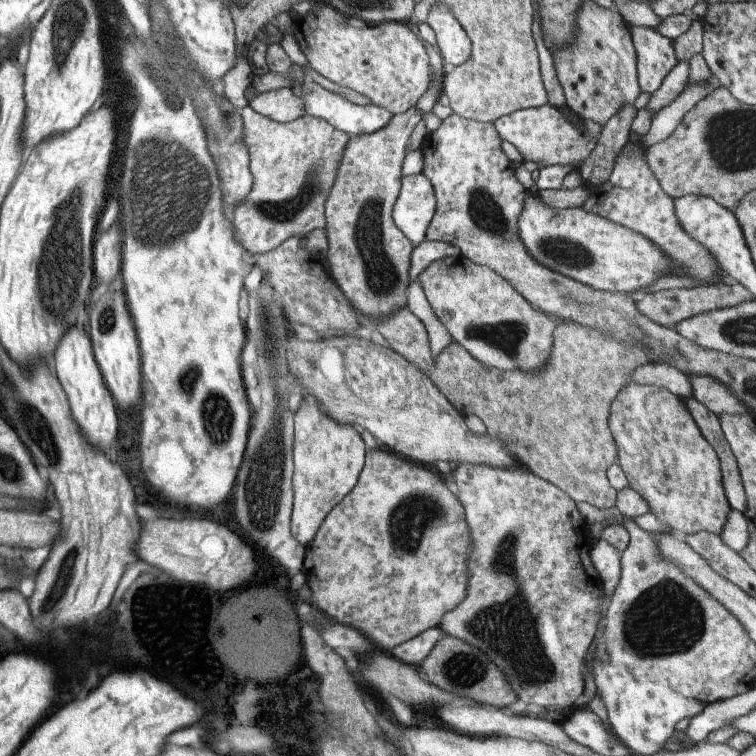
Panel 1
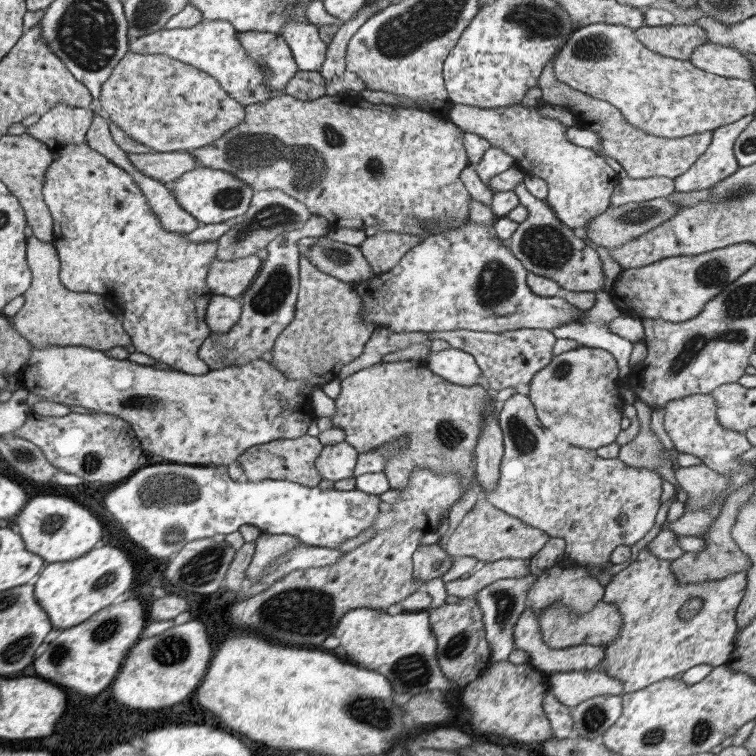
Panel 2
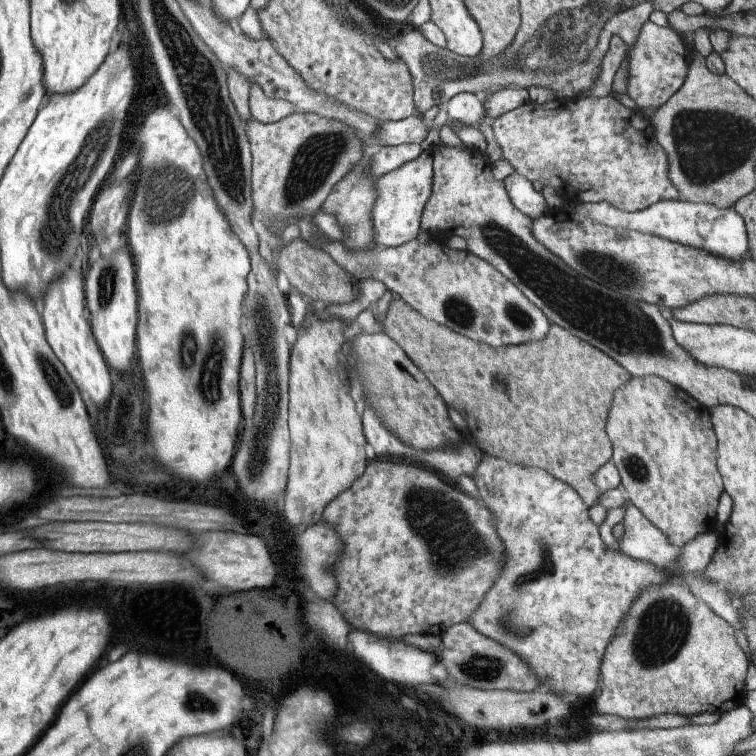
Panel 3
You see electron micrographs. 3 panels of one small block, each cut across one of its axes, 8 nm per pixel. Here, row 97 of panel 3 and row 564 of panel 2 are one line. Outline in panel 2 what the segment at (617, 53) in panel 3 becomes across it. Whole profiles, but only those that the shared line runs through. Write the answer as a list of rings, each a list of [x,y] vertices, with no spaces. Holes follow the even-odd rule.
[[[518,393],[513,394],[499,406],[497,416],[498,425],[502,432],[502,457],[501,464],[499,465],[499,477],[497,477],[497,483],[495,483],[495,487],[493,487],[493,489],[489,489],[489,491],[481,490],[479,493],[479,499],[480,497],[485,498],[485,500],[487,500],[491,506],[497,508],[497,510],[505,512],[505,514],[512,516],[512,518],[515,518],[530,527],[542,530],[549,537],[563,538],[563,542],[565,543],[563,554],[564,560],[581,565],[595,564],[595,566],[601,566],[601,564],[605,564],[605,562],[609,560],[609,554],[613,552],[613,548],[617,548],[617,546],[621,546],[621,544],[625,544],[625,546],[630,547],[651,530],[655,516],[657,516],[657,508],[659,508],[661,503],[660,494],[662,491],[662,478],[656,473],[656,471],[645,467],[631,467],[629,465],[625,465],[625,463],[621,462],[617,457],[601,459],[596,456],[594,451],[570,446],[569,443],[566,443],[561,438],[557,437],[551,430],[546,429],[541,425],[541,421],[536,418],[533,405],[531,405],[527,395],[521,395]]]

